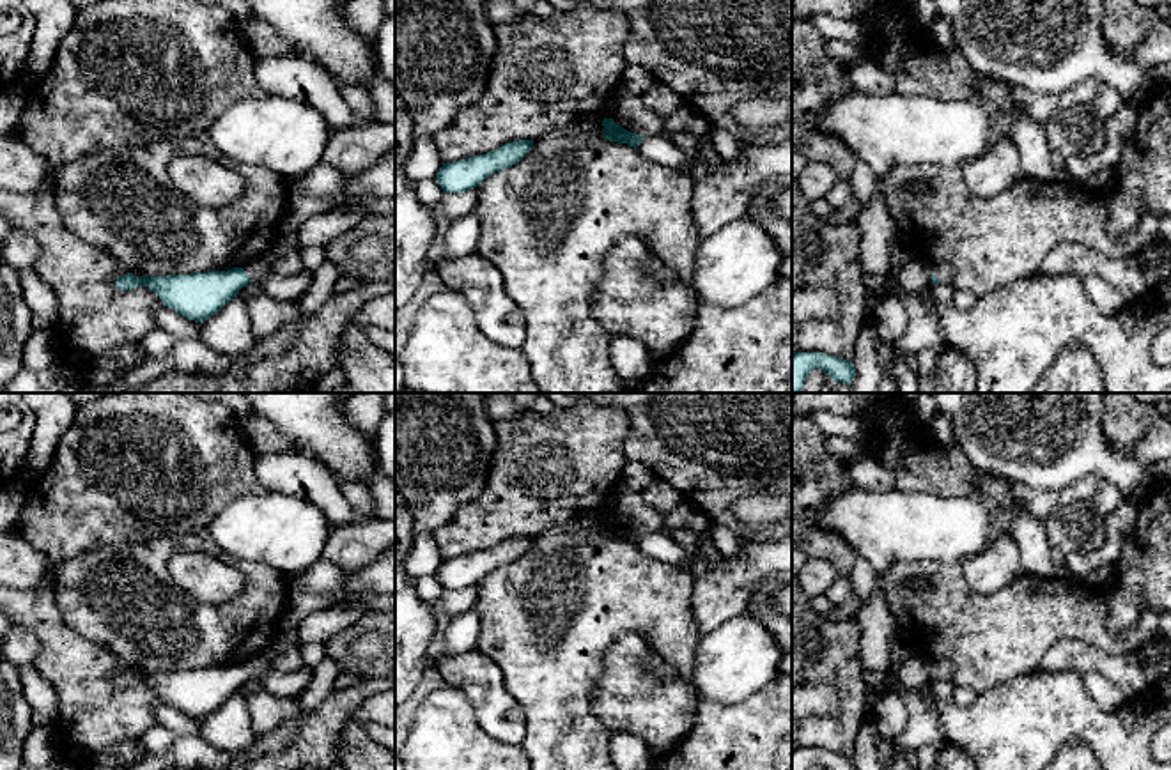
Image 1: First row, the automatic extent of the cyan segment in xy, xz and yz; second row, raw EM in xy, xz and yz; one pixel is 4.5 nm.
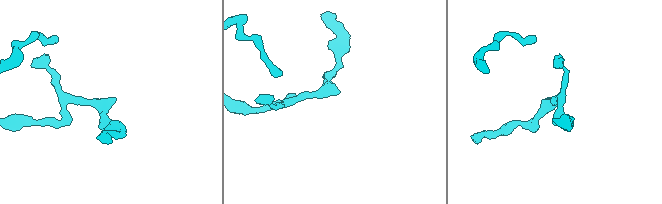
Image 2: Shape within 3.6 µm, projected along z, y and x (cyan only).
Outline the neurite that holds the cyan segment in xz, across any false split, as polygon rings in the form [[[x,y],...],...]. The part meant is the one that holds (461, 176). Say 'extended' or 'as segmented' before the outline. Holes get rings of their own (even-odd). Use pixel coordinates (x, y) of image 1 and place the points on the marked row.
as segmented; [[[533,140],[508,142],[489,154],[443,163],[436,181],[443,193],[462,193],[480,186],[494,172],[519,163],[533,147]]]

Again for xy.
extended; [[[269,250],[243,267],[168,276],[135,276],[131,273],[117,278],[120,290],[149,287],[165,306],[175,310],[188,320],[204,322],[237,297],[250,281],[269,276],[278,257]]]

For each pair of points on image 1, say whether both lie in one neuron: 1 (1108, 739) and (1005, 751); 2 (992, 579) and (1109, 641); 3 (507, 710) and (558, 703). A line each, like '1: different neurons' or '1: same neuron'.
1: same neuron
2: different neurons
3: different neurons

